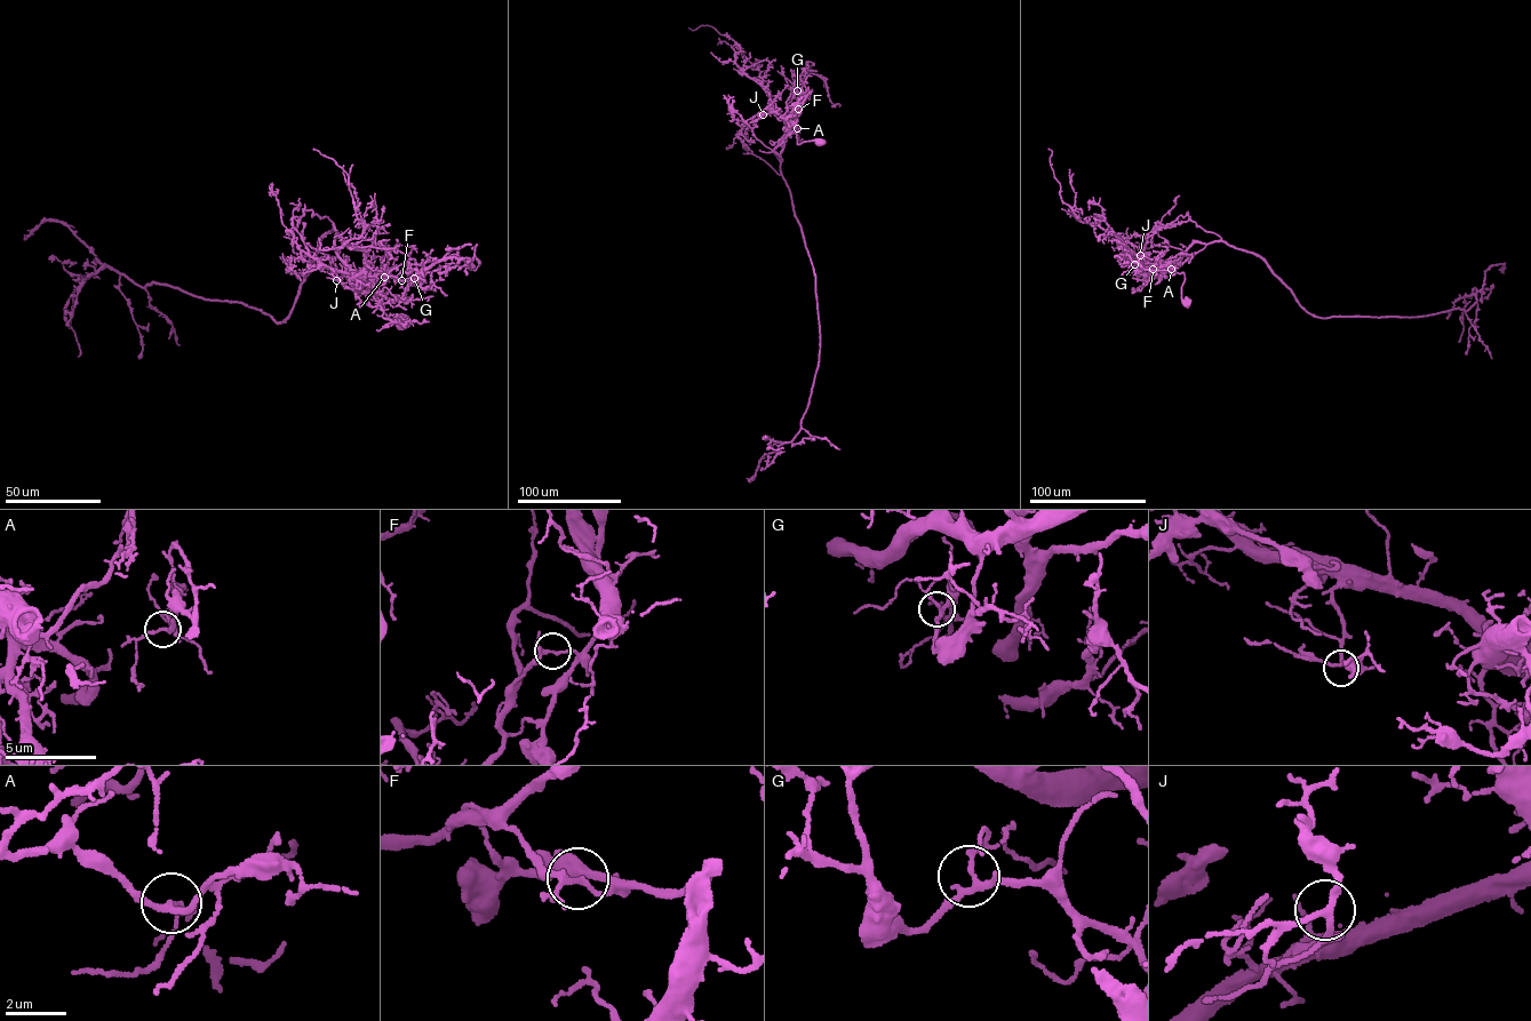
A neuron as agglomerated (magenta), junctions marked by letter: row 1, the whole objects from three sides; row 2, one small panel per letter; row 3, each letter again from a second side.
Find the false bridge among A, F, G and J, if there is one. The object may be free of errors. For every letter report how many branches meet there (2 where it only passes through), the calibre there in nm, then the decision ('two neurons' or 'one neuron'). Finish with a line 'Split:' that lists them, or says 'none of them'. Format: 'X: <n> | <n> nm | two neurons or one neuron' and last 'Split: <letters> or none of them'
A: 3 | 170 nm | one neuron
F: 3 | 160 nm | two neurons
G: 3 | 190 nm | one neuron
J: 3 | 180 nm | one neuron
Split: F

